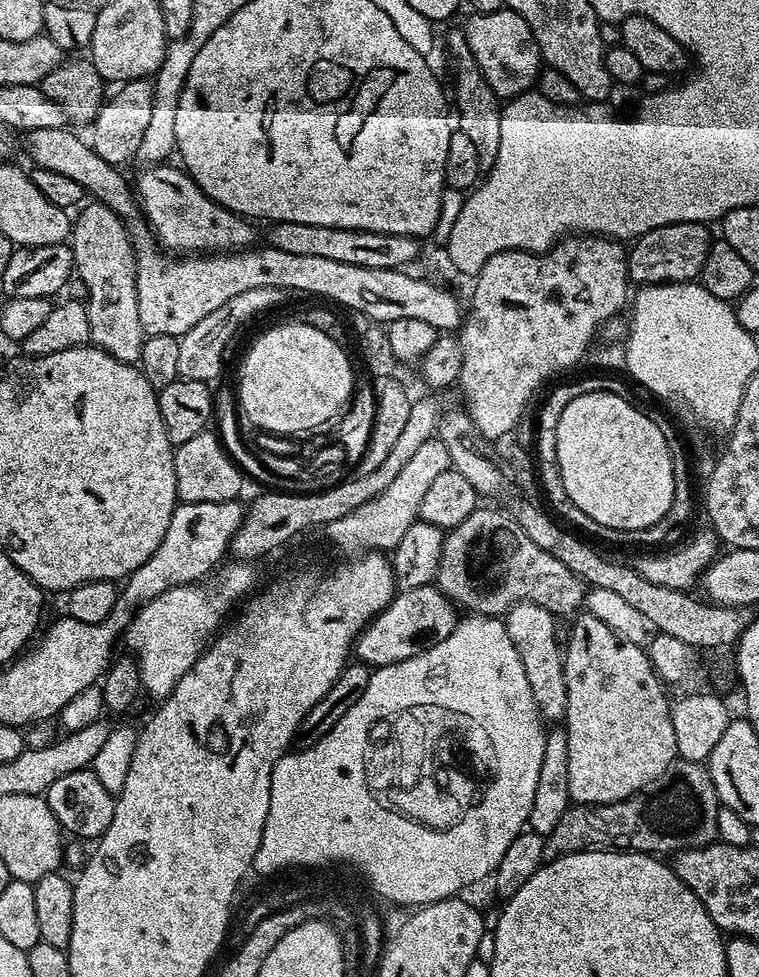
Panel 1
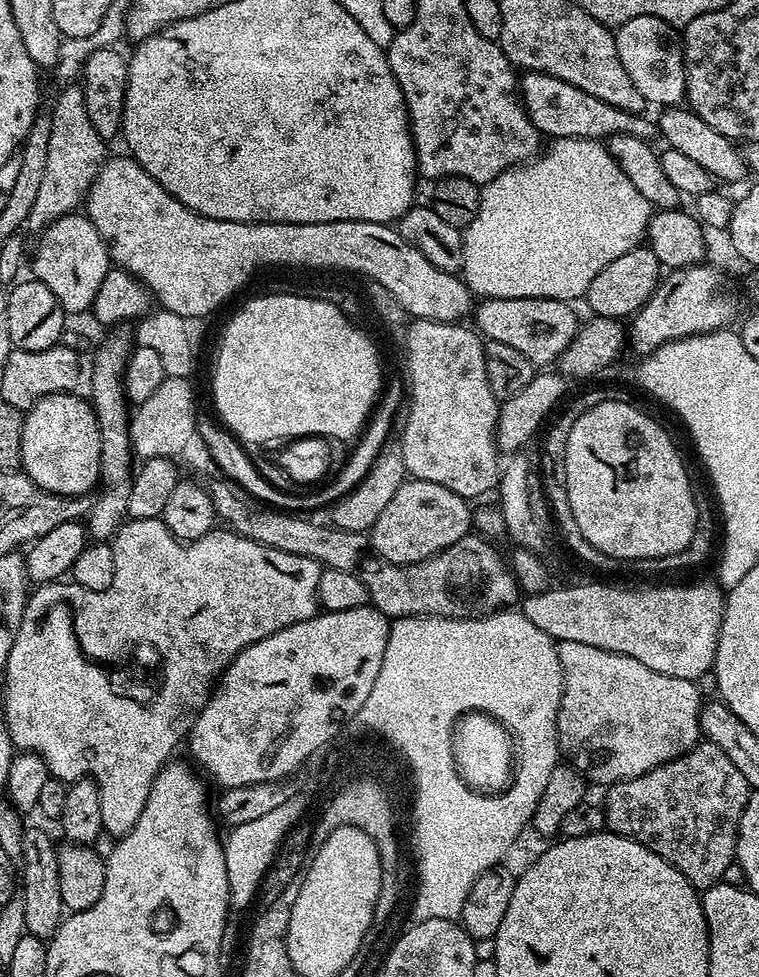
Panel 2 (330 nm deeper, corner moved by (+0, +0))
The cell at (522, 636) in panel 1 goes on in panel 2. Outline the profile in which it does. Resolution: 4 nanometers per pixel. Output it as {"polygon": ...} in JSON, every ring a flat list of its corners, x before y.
{"polygon":[[562,641,557,643,558,662,562,662,562,698,558,706,558,722,556,723,556,740,560,744,563,759,571,764,581,776,592,780,601,786,617,784,620,780,629,780,635,776,646,774,654,770,659,764,670,762,678,758,683,752,689,752,695,744,701,743,700,734,700,709,702,699,695,683,686,678,666,677,649,667,642,665,632,657,623,656,620,653,611,653,610,650,598,649,597,646,588,646,585,643,574,641]]}

